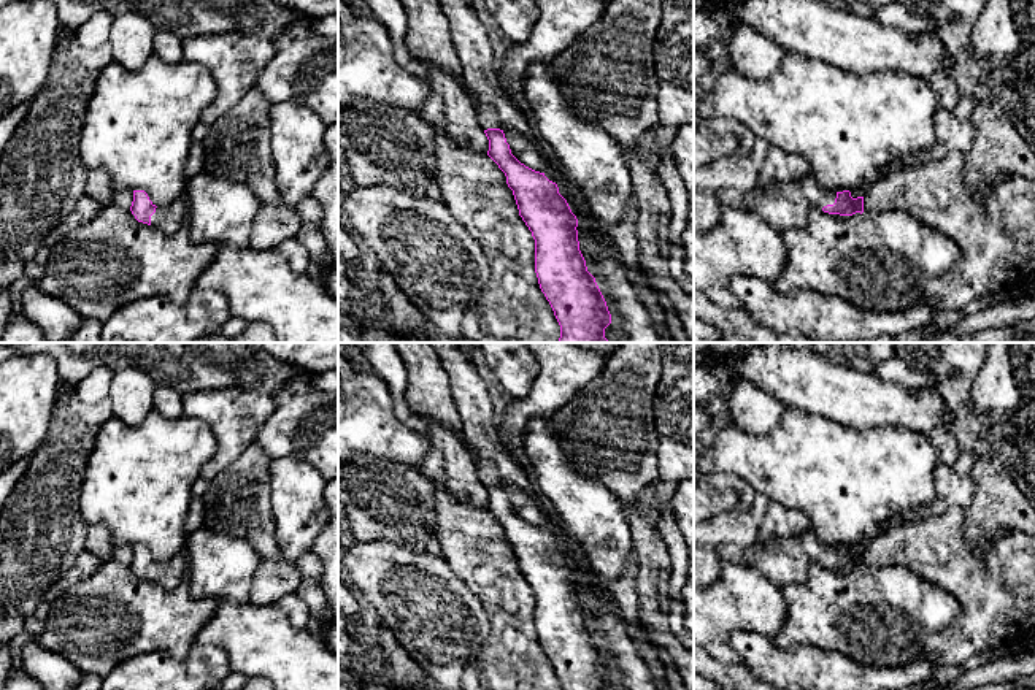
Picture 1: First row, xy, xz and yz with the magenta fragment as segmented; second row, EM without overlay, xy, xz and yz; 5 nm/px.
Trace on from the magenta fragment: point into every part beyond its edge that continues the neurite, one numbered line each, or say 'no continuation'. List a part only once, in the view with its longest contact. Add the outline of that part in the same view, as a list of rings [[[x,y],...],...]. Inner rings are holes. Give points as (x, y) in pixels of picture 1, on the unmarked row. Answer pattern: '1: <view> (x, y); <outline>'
1: yz (783, 562); [[[805,530],[798,536],[760,542],[756,539],[748,547],[746,565],[760,571],[778,587],[794,582],[805,582],[808,568],[833,560],[837,547],[824,544],[813,530]]]

